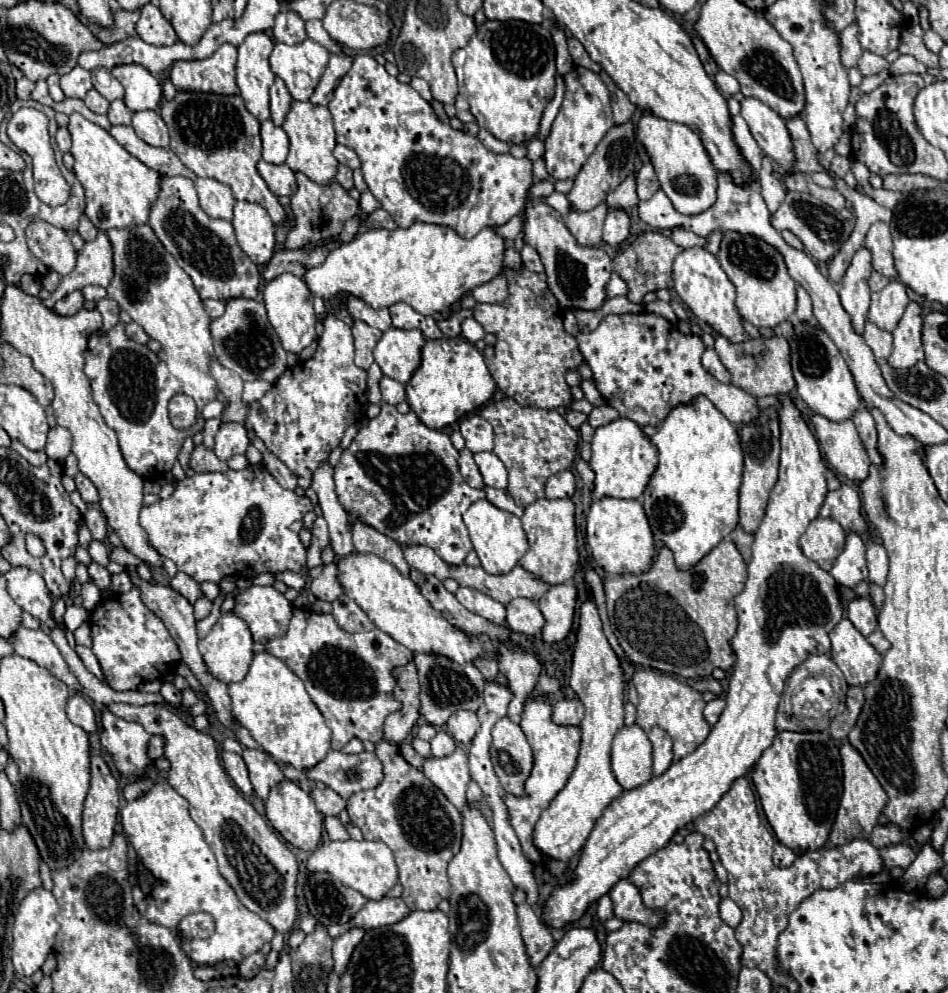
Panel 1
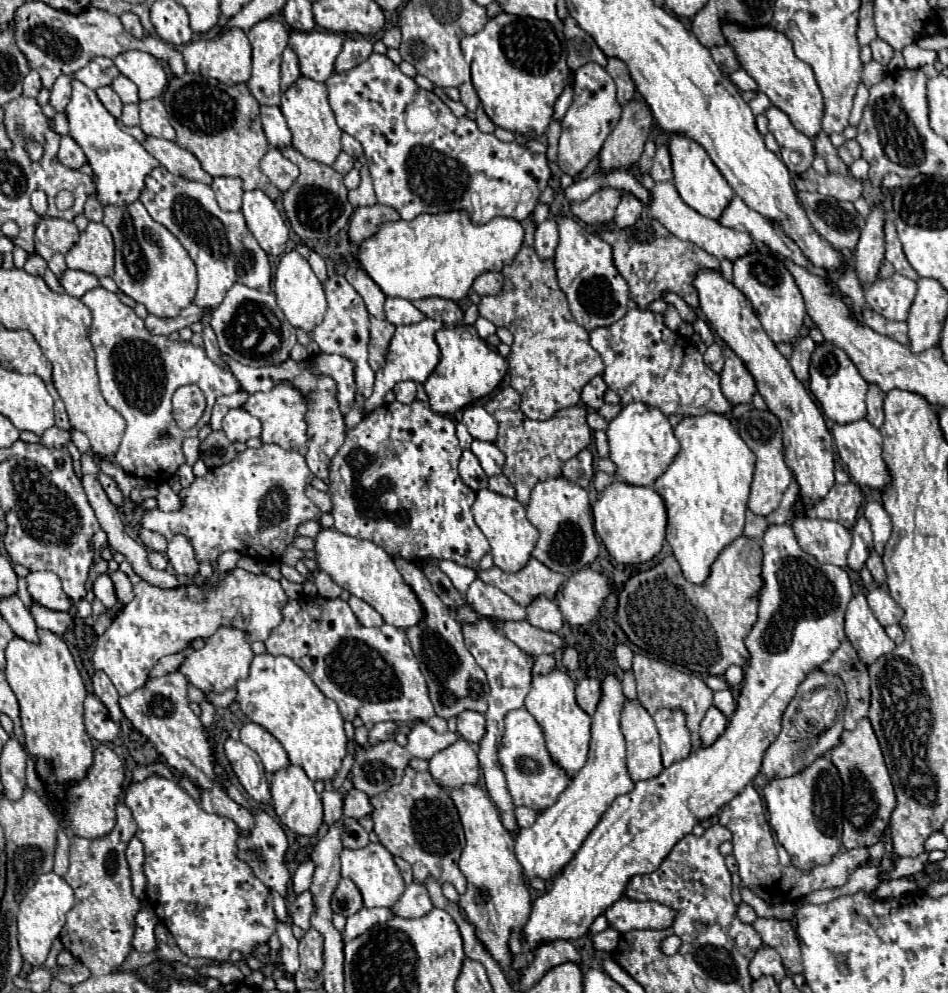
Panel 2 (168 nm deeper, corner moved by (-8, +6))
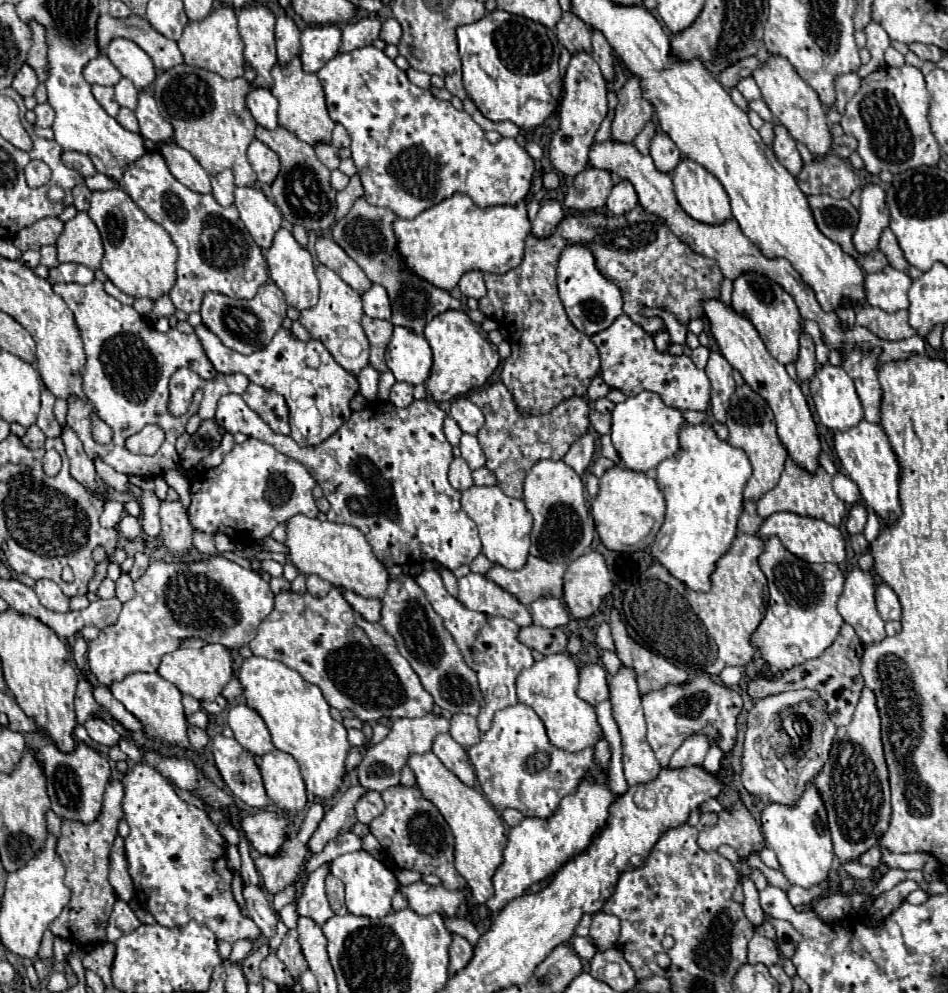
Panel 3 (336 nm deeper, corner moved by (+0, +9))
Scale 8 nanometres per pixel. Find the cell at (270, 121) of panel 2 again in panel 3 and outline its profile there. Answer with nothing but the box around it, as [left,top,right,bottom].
[247,88,277,128]

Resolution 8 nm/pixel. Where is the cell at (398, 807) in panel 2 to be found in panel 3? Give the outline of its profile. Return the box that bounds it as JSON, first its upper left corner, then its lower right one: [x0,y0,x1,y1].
[369,784,467,890]

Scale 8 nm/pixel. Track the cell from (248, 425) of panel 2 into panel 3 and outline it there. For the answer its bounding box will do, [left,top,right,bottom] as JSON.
[215,394,481,570]

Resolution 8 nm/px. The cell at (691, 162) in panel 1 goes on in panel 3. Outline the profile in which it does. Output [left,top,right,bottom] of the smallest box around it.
[673,158,733,224]

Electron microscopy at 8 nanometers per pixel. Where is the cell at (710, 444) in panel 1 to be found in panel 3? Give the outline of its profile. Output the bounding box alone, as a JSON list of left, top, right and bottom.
[651,424,751,592]

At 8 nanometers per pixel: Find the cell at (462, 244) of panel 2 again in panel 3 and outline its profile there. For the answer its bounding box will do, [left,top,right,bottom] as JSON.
[393,192,531,290]

